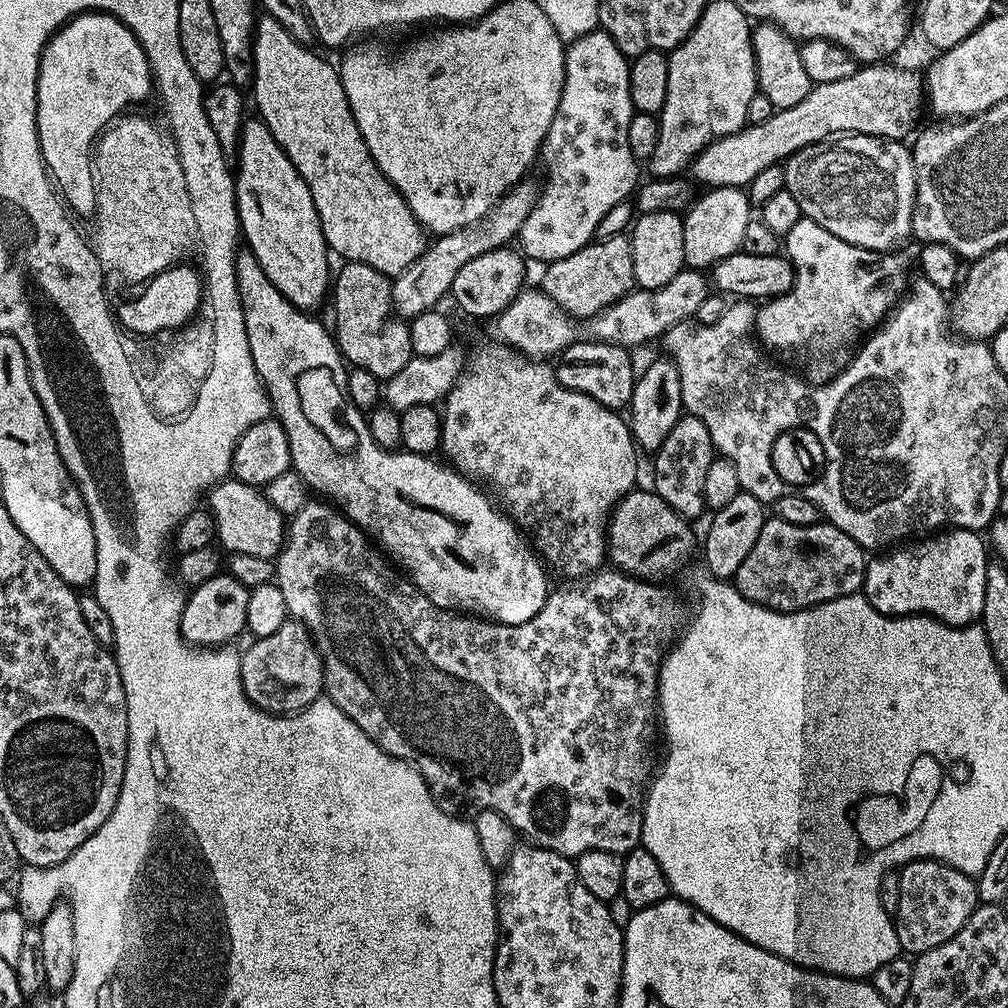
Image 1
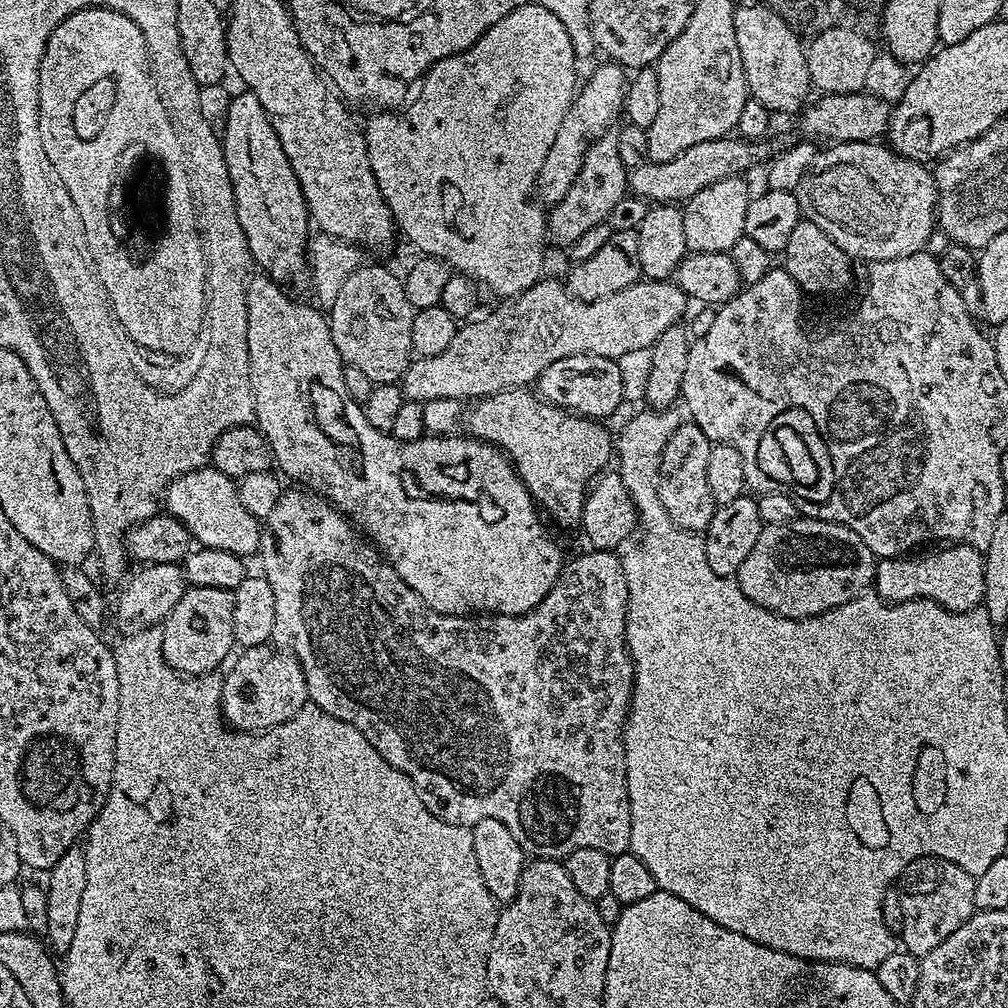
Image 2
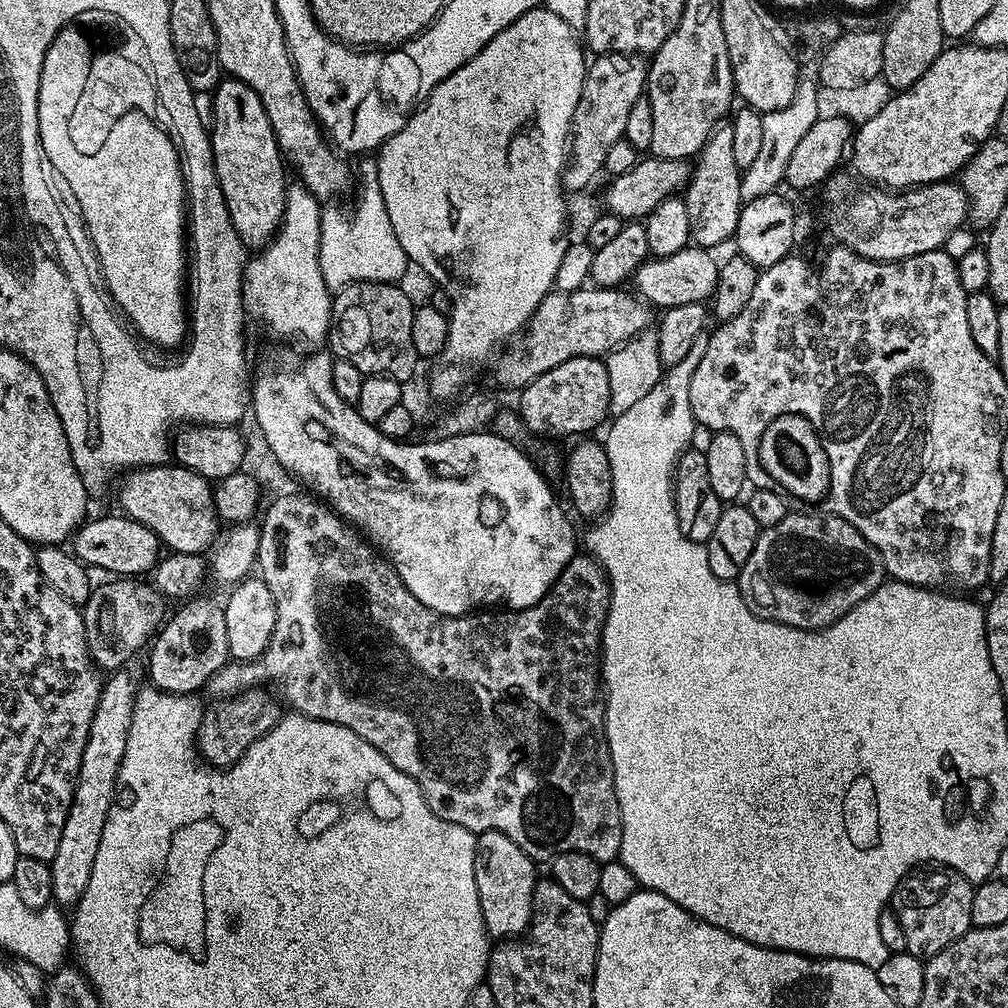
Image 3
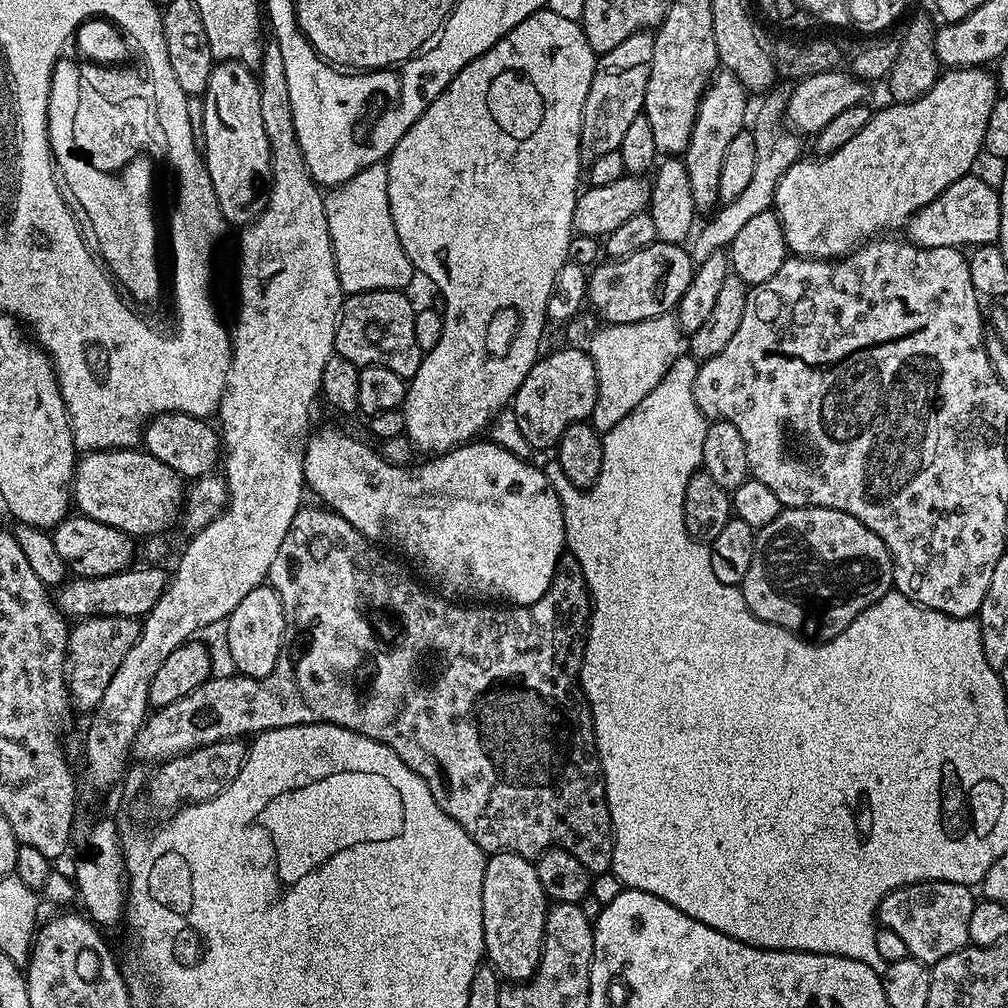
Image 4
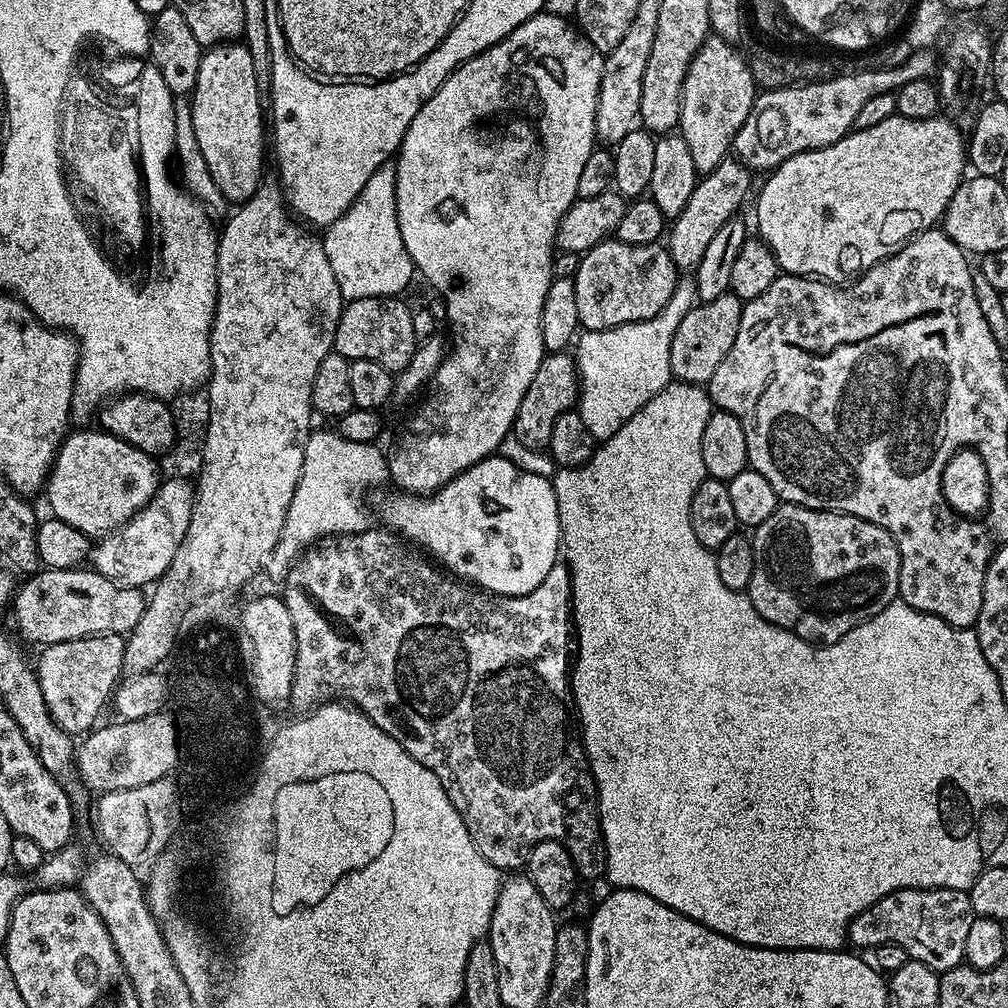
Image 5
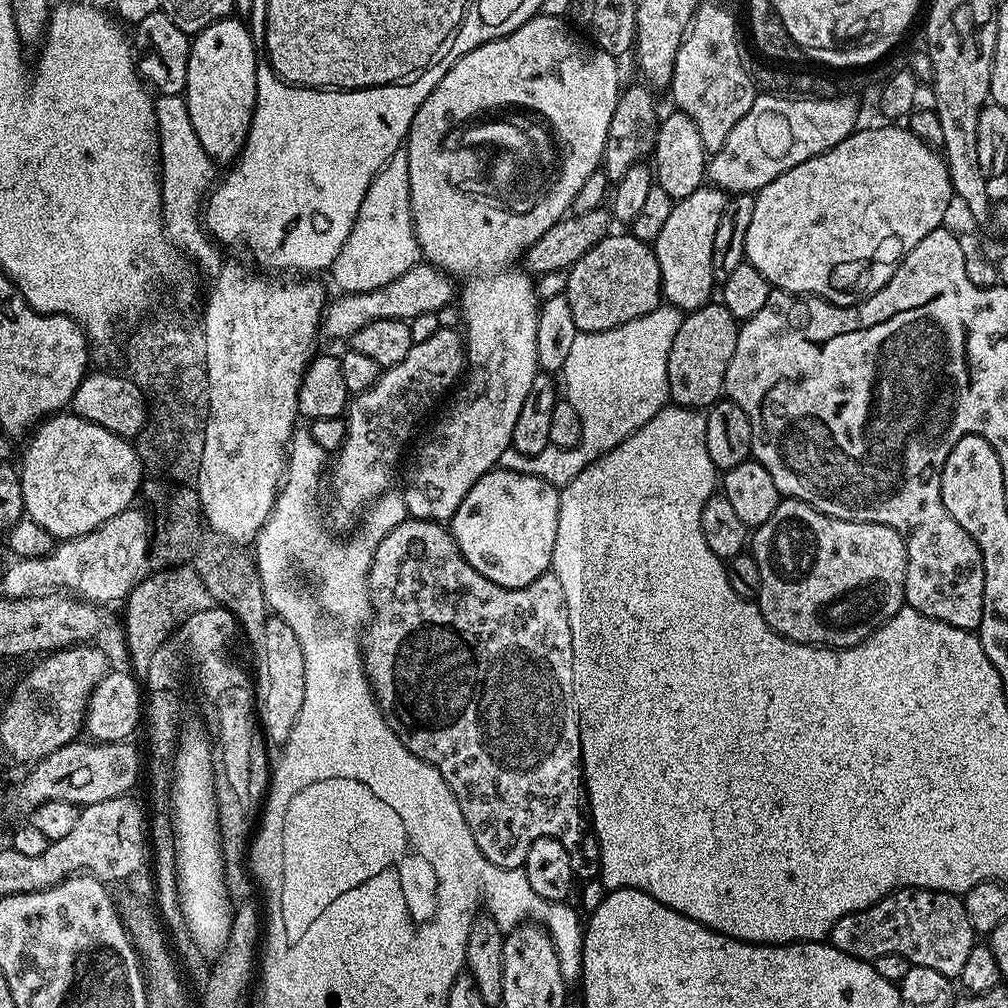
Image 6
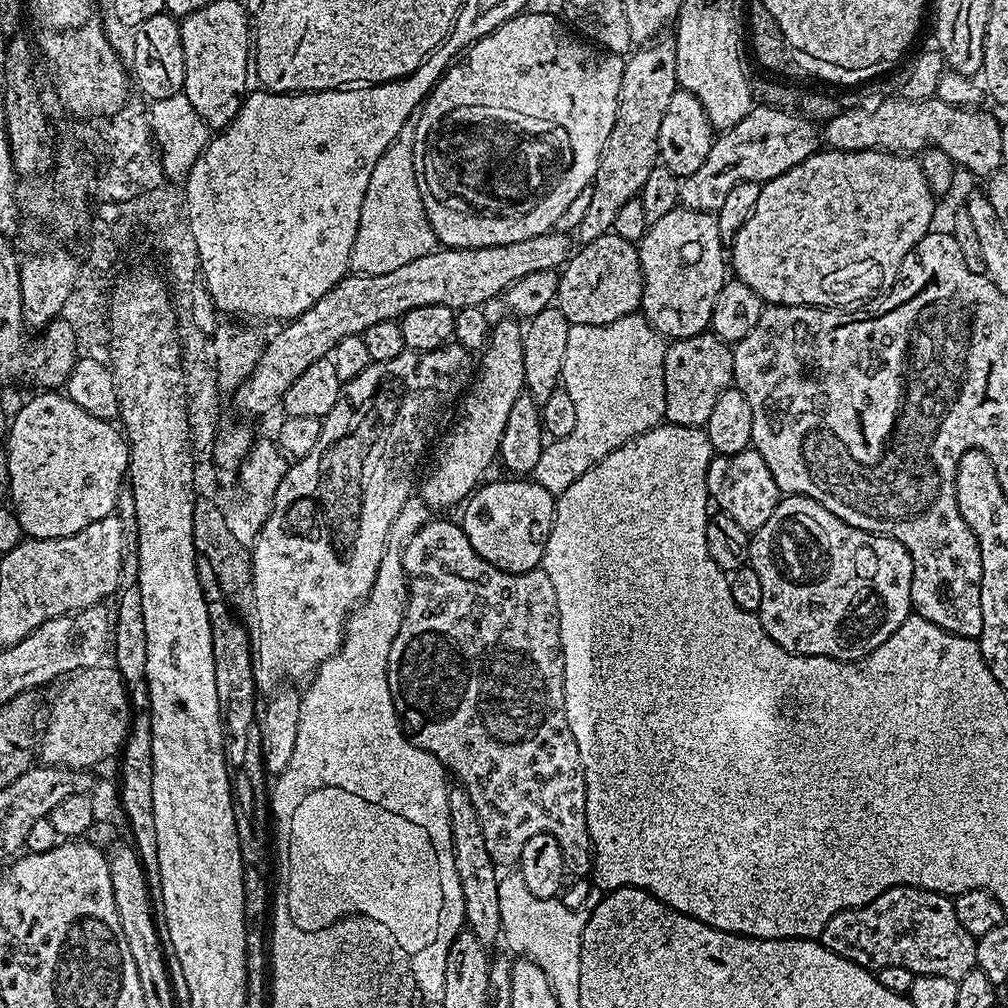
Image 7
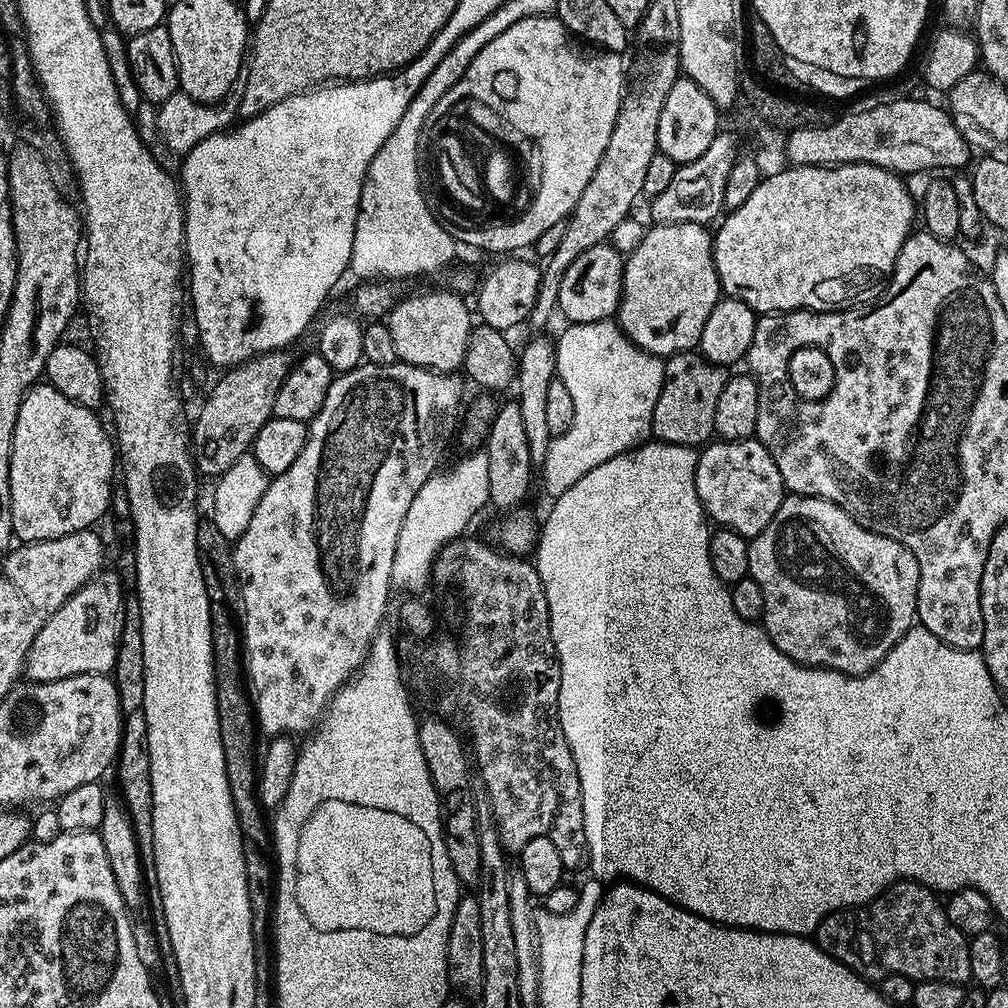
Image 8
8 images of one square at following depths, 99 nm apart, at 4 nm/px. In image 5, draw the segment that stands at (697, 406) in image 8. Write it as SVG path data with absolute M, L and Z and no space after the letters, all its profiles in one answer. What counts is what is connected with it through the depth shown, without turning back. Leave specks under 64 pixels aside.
M729 290L713 300L705 300L697 303L694 308L682 318L682 323L678 330L674 330L674 342L670 342L670 366L672 367L673 377L681 384L697 384L699 386L707 385L710 378L714 378L714 370L722 366L722 360L726 354L730 354L730 346L734 346L734 338L738 338L738 326L742 322L742 310L745 301Z

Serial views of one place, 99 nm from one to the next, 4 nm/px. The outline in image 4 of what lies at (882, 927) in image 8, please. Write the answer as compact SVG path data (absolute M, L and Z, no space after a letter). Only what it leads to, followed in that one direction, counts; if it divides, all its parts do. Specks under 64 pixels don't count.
M922 880L918 884L907 884L882 898L878 920L906 942L911 959L931 966L946 958L946 954L954 954L968 944L970 910L974 903L972 892L969 885L949 880Z

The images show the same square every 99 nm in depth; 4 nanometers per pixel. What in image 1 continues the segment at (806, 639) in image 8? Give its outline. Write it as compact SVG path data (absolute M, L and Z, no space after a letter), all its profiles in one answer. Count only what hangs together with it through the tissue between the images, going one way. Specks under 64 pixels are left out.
M768 518L762 534L758 534L758 542L746 554L746 562L738 566L734 583L751 604L761 604L776 612L797 612L834 598L857 595L864 587L867 565L866 549L833 524L794 526Z

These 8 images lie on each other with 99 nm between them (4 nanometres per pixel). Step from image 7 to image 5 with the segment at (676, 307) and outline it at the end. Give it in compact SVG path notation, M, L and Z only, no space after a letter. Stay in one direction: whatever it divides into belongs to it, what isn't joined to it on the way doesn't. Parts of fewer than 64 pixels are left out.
M729 158L721 162L714 171L705 172L699 177L694 194L690 194L690 202L686 202L682 214L671 221L670 231L666 236L666 247L677 269L695 270L699 267L706 254L706 246L710 246L714 234L718 234L726 221L739 213L736 211L743 206L744 199L752 188L752 176L753 173L739 160Z

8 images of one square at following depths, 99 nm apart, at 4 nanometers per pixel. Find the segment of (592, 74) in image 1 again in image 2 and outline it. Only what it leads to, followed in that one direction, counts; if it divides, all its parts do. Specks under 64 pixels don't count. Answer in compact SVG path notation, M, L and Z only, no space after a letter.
M605 134L588 148L586 158L582 162L582 170L570 186L570 194L562 198L562 202L551 205L547 213L548 236L556 239L564 246L571 246L575 240L582 238L590 226L598 226L607 221L610 210L628 192L628 173L621 155L618 152L616 136Z

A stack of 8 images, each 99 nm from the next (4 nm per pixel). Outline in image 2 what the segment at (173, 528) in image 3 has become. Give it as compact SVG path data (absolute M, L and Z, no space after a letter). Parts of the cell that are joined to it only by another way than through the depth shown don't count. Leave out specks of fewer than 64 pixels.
M202 466L198 470L182 474L176 480L171 480L162 500L165 505L168 503L167 515L181 520L190 530L197 545L226 550L241 558L255 557L259 553L261 521L257 520L254 514L250 514L246 506L242 506L237 481L222 474L217 468Z

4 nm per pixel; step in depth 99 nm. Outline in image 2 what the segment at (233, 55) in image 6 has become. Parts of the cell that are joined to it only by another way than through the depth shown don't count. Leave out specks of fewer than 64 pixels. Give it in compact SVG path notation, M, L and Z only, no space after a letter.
M240 90L240 93L229 102L228 113L224 116L222 143L226 166L230 170L230 182L234 186L238 222L242 222L242 234L246 234L246 242L250 246L255 267L263 275L277 282L294 279L306 268L306 245L310 239L308 204L304 201L302 186L286 158L286 150L282 150L282 142L278 134L274 134L274 126L266 110L262 110L262 102L258 102L253 92Z

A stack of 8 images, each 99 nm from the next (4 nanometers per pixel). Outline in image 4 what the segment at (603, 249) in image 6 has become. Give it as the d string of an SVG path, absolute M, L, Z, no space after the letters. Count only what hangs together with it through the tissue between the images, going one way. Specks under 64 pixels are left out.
M657 242L638 250L629 256L612 258L595 265L588 273L587 303L608 324L629 324L642 322L646 318L669 315L679 304L682 294L686 294L686 286L690 286L690 278L694 271L689 249L678 244Z

